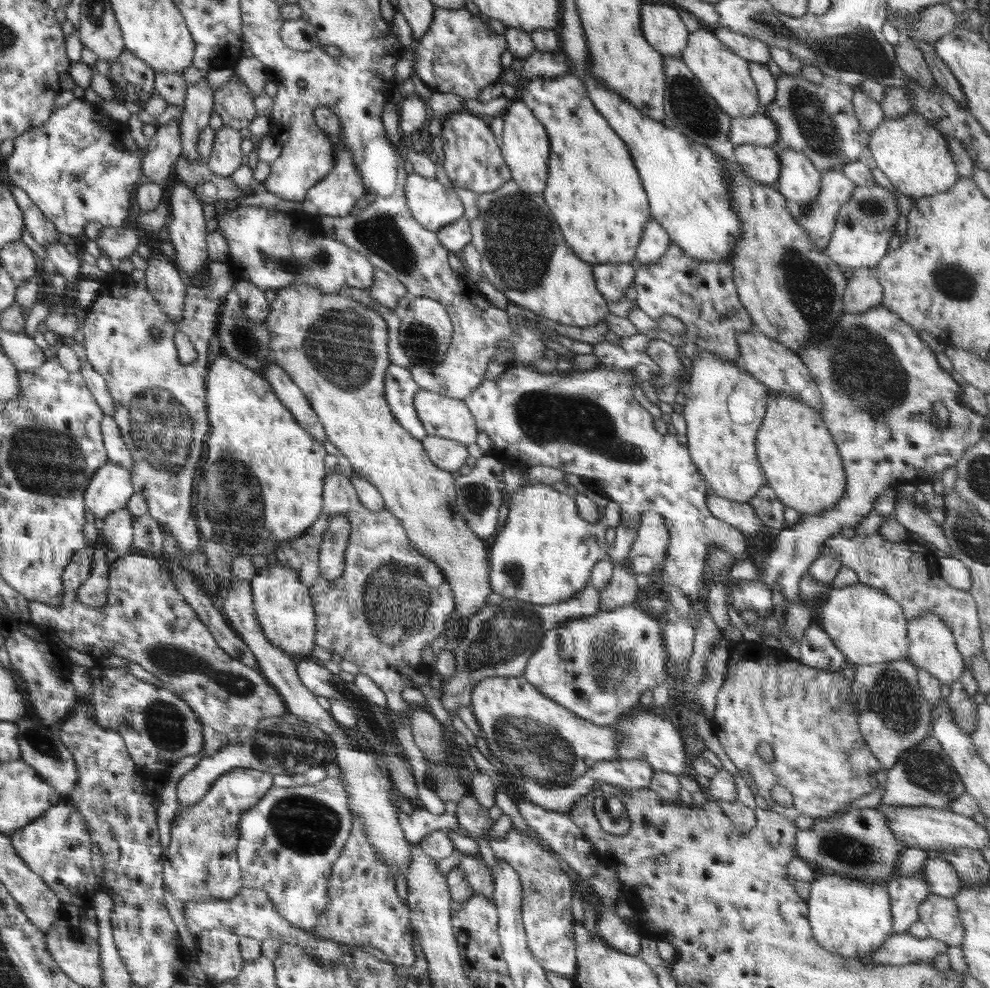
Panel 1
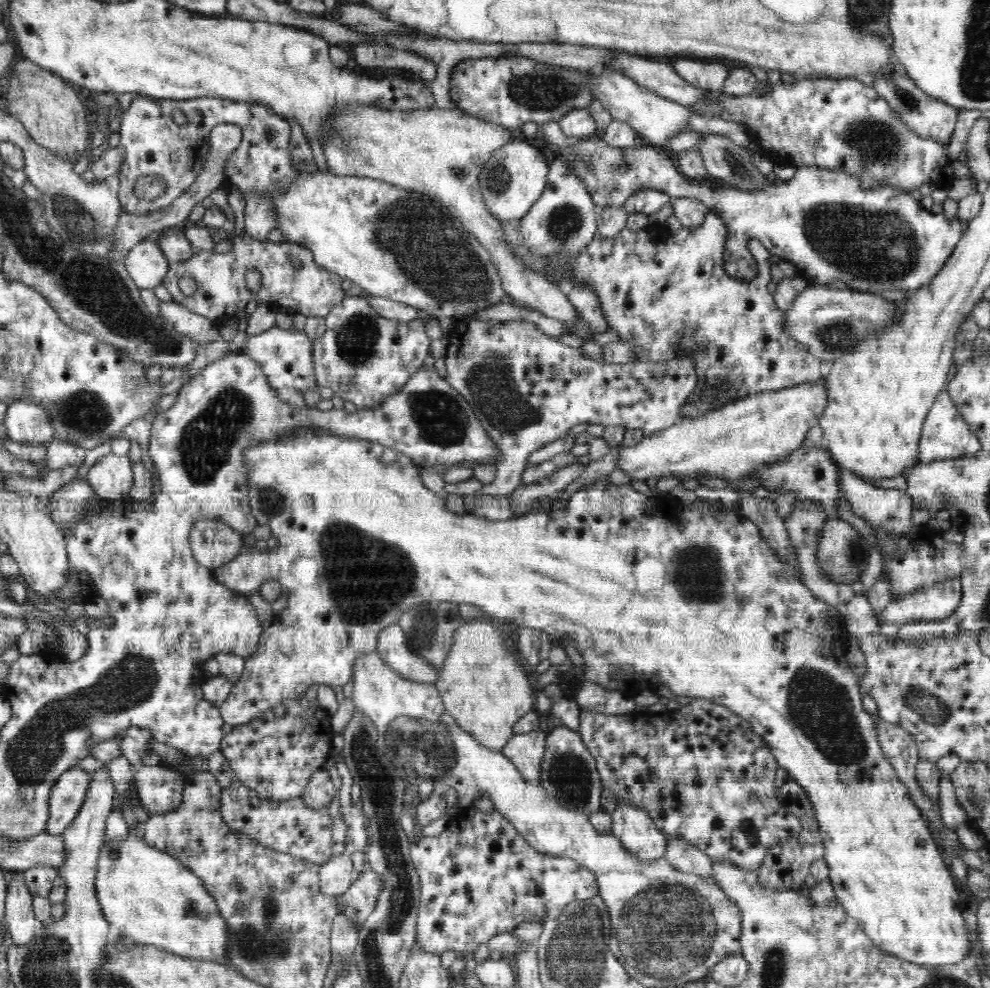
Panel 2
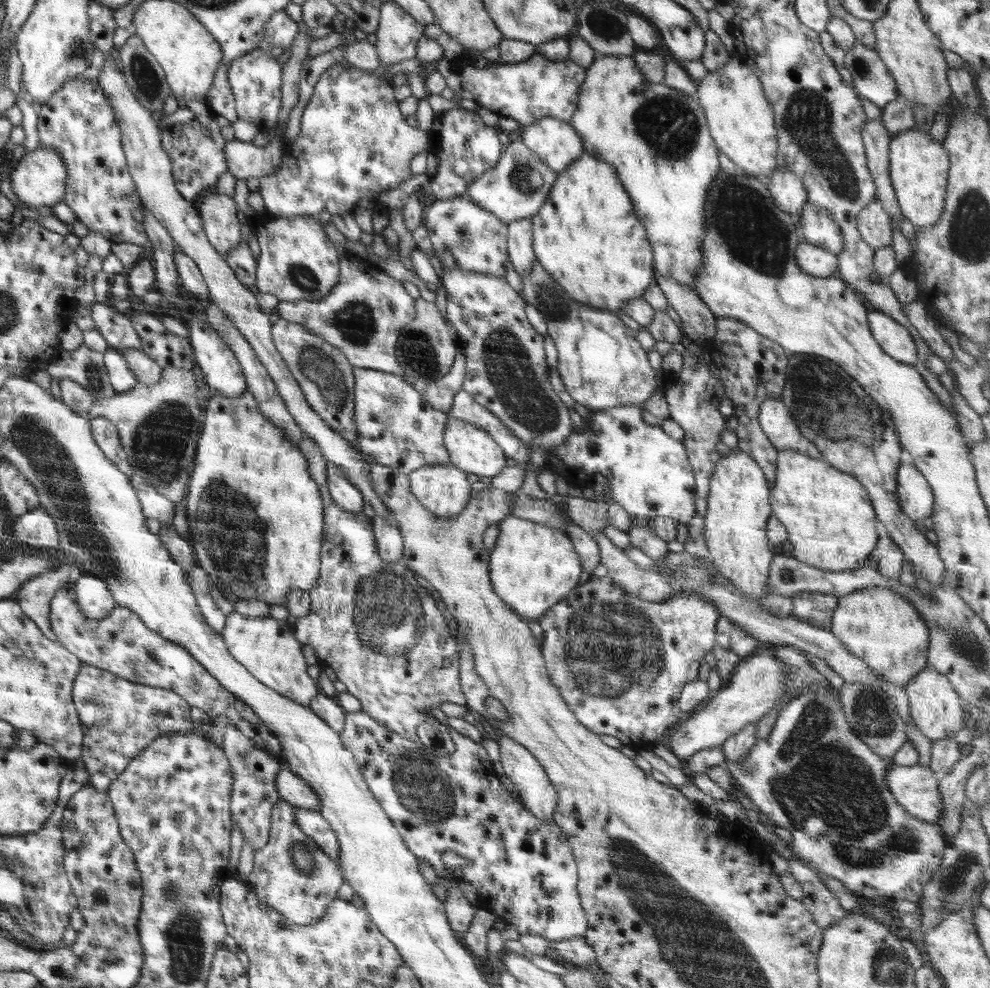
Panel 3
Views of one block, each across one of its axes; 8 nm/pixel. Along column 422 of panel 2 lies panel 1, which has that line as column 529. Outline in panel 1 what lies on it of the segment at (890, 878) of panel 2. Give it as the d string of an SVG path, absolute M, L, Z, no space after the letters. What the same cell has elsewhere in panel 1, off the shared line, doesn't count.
M527 482L509 494L508 507L505 527L493 536L493 541L489 541L489 583L492 592L501 594L505 599L518 599L527 604L558 604L582 590L589 582L592 567L602 559L608 559L610 546L605 537L607 528L621 525L618 504L609 501L604 513L605 519L591 523L578 514L574 498L552 489L550 484L541 482Z

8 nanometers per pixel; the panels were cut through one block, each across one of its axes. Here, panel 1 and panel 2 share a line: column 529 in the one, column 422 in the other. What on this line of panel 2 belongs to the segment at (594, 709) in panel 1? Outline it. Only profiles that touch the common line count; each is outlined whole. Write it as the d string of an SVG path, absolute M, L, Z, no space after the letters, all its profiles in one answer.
M399 623L383 628L377 642L377 651L384 662L410 681L435 684L440 666L426 664L421 656L410 649Z

